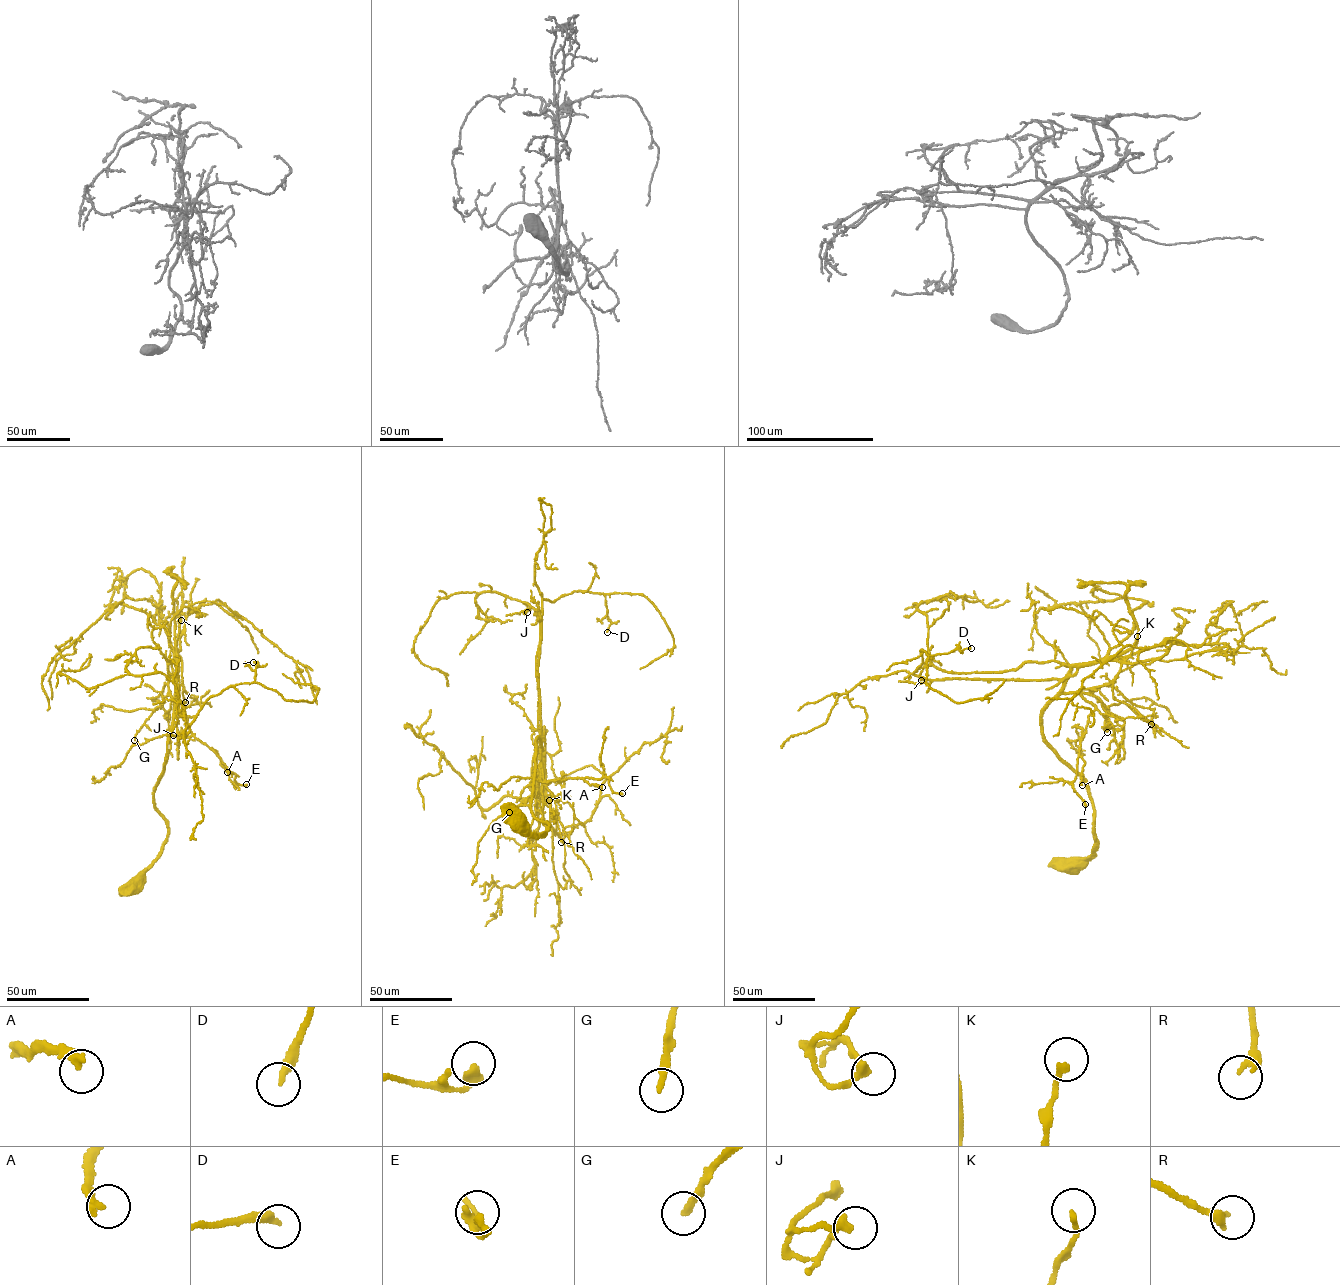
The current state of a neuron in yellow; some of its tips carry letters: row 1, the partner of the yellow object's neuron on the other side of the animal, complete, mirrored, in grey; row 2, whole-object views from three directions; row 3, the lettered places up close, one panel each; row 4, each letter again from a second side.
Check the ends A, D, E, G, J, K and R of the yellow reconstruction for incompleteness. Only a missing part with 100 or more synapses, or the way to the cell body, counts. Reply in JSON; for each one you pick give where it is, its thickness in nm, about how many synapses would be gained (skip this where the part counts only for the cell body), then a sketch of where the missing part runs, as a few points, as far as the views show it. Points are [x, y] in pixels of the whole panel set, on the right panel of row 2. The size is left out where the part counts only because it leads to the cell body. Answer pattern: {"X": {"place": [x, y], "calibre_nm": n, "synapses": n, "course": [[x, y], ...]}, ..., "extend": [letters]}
{"extend": []}

